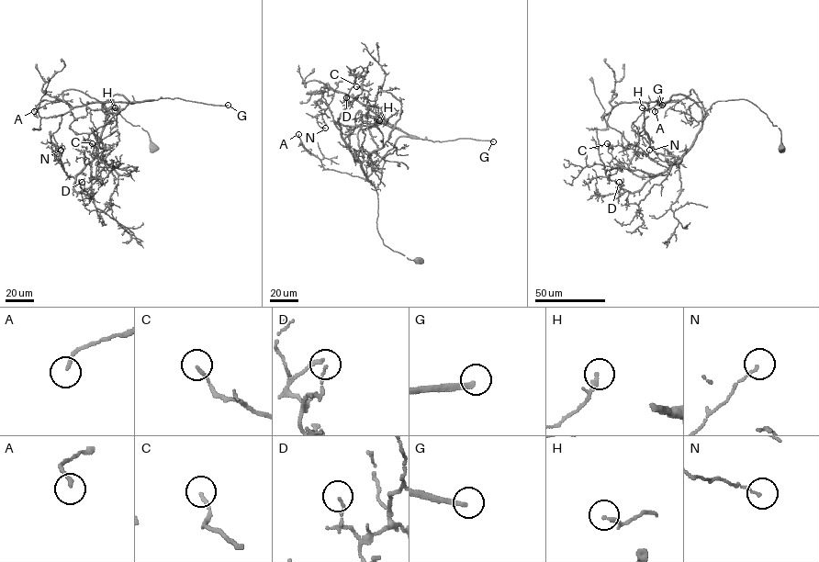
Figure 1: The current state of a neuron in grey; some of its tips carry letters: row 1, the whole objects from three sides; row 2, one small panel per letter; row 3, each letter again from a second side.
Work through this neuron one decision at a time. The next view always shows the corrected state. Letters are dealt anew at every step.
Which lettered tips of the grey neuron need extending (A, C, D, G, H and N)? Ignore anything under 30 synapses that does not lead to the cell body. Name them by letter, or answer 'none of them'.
G

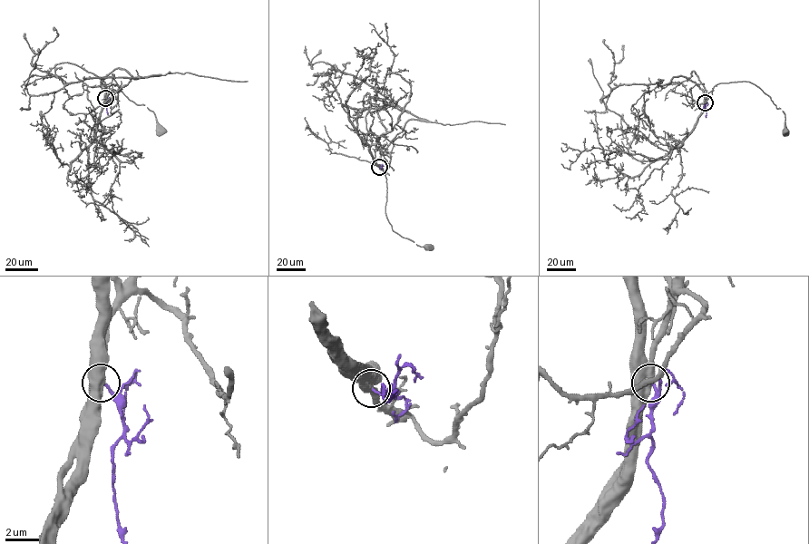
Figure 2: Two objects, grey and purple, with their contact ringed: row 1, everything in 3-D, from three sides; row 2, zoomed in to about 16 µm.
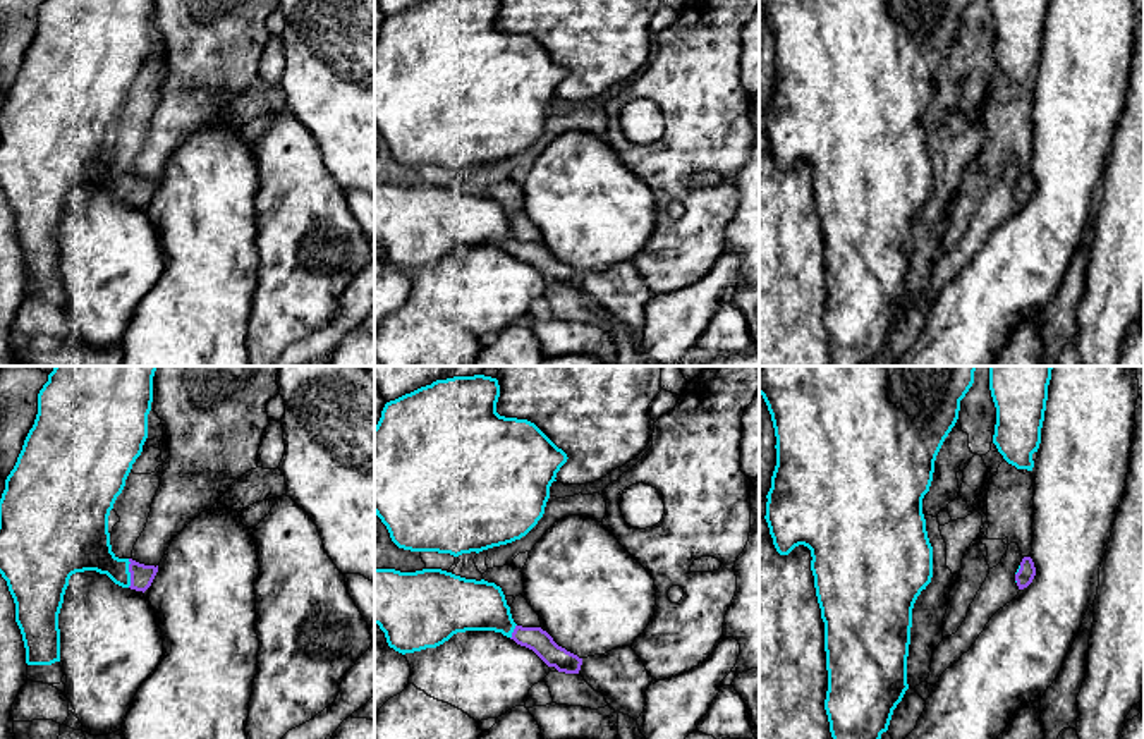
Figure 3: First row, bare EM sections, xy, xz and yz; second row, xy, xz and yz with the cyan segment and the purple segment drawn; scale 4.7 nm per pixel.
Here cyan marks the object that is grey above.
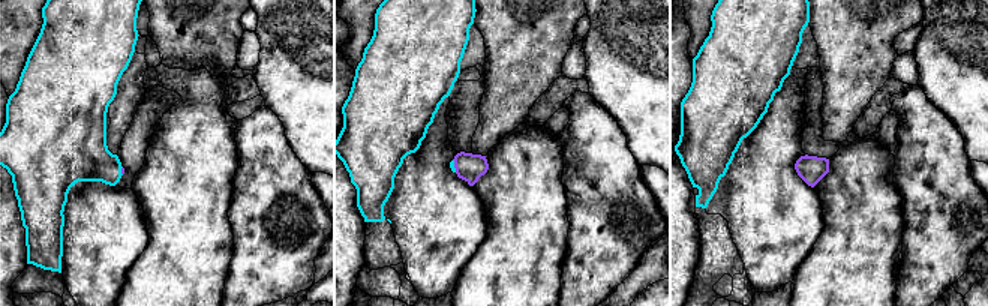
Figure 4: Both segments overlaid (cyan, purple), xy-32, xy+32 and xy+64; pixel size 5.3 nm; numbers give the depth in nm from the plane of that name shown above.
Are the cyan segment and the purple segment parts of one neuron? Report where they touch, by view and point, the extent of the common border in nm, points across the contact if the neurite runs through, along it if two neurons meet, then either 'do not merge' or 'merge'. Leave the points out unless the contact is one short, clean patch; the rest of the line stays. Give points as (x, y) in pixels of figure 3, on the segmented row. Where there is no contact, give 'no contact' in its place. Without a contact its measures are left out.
contact xy (129, 573); length 140 nm; way xy (85, 543), (105, 562), (129, 573), (141, 576); merge

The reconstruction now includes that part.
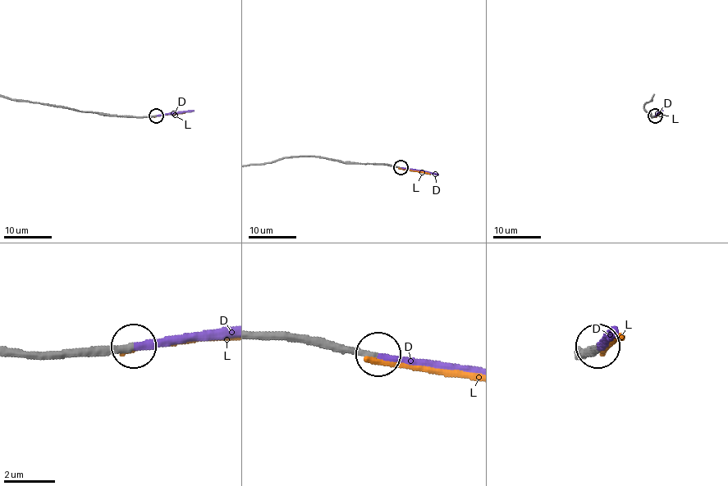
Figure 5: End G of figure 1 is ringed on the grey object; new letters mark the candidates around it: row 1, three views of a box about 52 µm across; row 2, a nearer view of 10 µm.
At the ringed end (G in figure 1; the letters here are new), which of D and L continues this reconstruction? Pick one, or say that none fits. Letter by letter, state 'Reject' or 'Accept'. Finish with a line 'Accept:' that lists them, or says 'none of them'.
D: Accept
L: Reject
Accept: D

